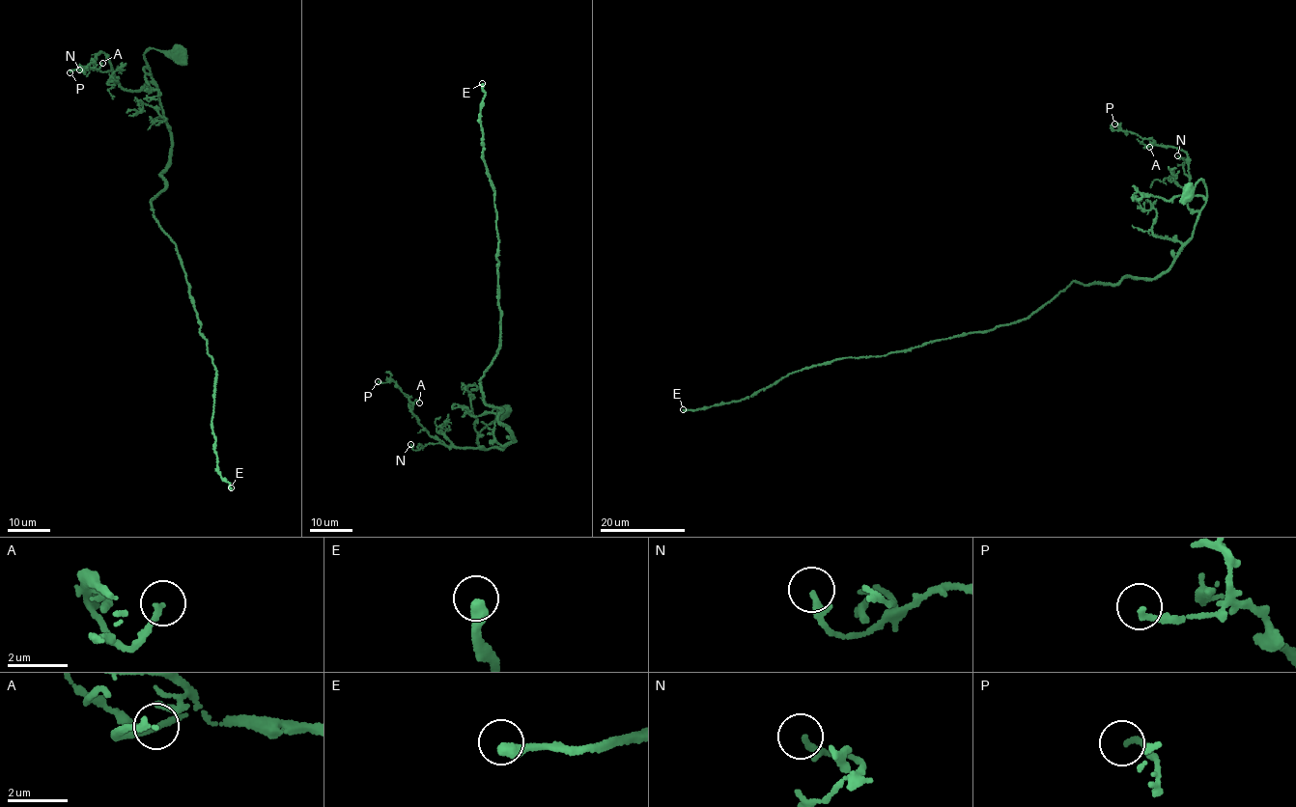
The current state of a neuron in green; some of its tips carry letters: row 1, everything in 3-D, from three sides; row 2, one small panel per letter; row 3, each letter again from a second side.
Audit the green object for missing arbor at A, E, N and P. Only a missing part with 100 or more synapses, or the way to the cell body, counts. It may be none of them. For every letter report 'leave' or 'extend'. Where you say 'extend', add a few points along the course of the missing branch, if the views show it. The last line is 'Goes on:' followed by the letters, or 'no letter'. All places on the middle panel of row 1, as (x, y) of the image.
A: leave
E: extend
N: leave
P: leave
Goes on: E

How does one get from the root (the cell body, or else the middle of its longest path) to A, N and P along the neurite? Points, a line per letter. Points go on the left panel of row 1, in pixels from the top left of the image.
A: (178, 53), (149, 49), (144, 57), (152, 79), (127, 92), (100, 52), (92, 64), (97, 69), (102, 63)
N: (178, 53), (149, 49), (144, 57), (152, 79), (133, 91), (122, 87), (111, 71), (79, 69)
P: (178, 53), (149, 49), (144, 57), (152, 79), (133, 91), (120, 85), (103, 52), (84, 69), (70, 72)

